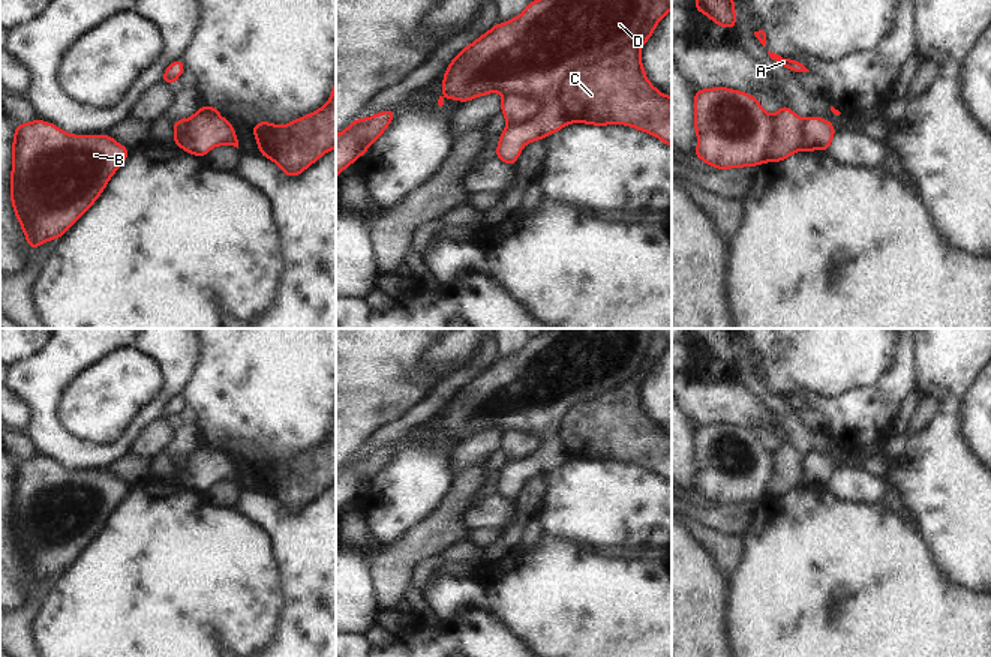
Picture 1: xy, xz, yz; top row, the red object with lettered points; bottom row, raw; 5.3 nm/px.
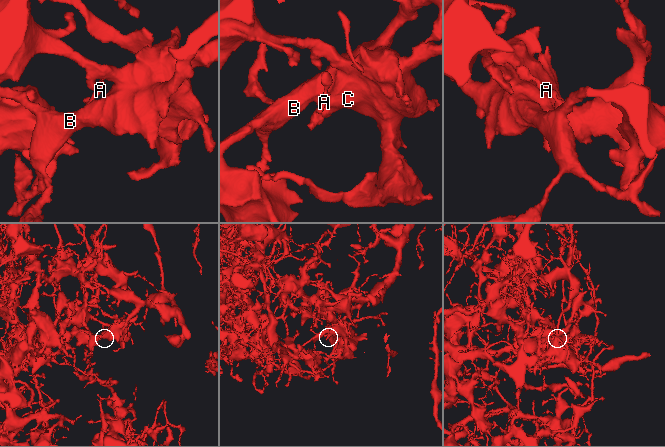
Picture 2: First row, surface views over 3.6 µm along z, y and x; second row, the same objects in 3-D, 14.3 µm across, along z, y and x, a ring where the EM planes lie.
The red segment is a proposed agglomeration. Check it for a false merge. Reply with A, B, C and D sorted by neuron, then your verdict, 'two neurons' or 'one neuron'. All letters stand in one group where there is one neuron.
A B D / C | two neurons

